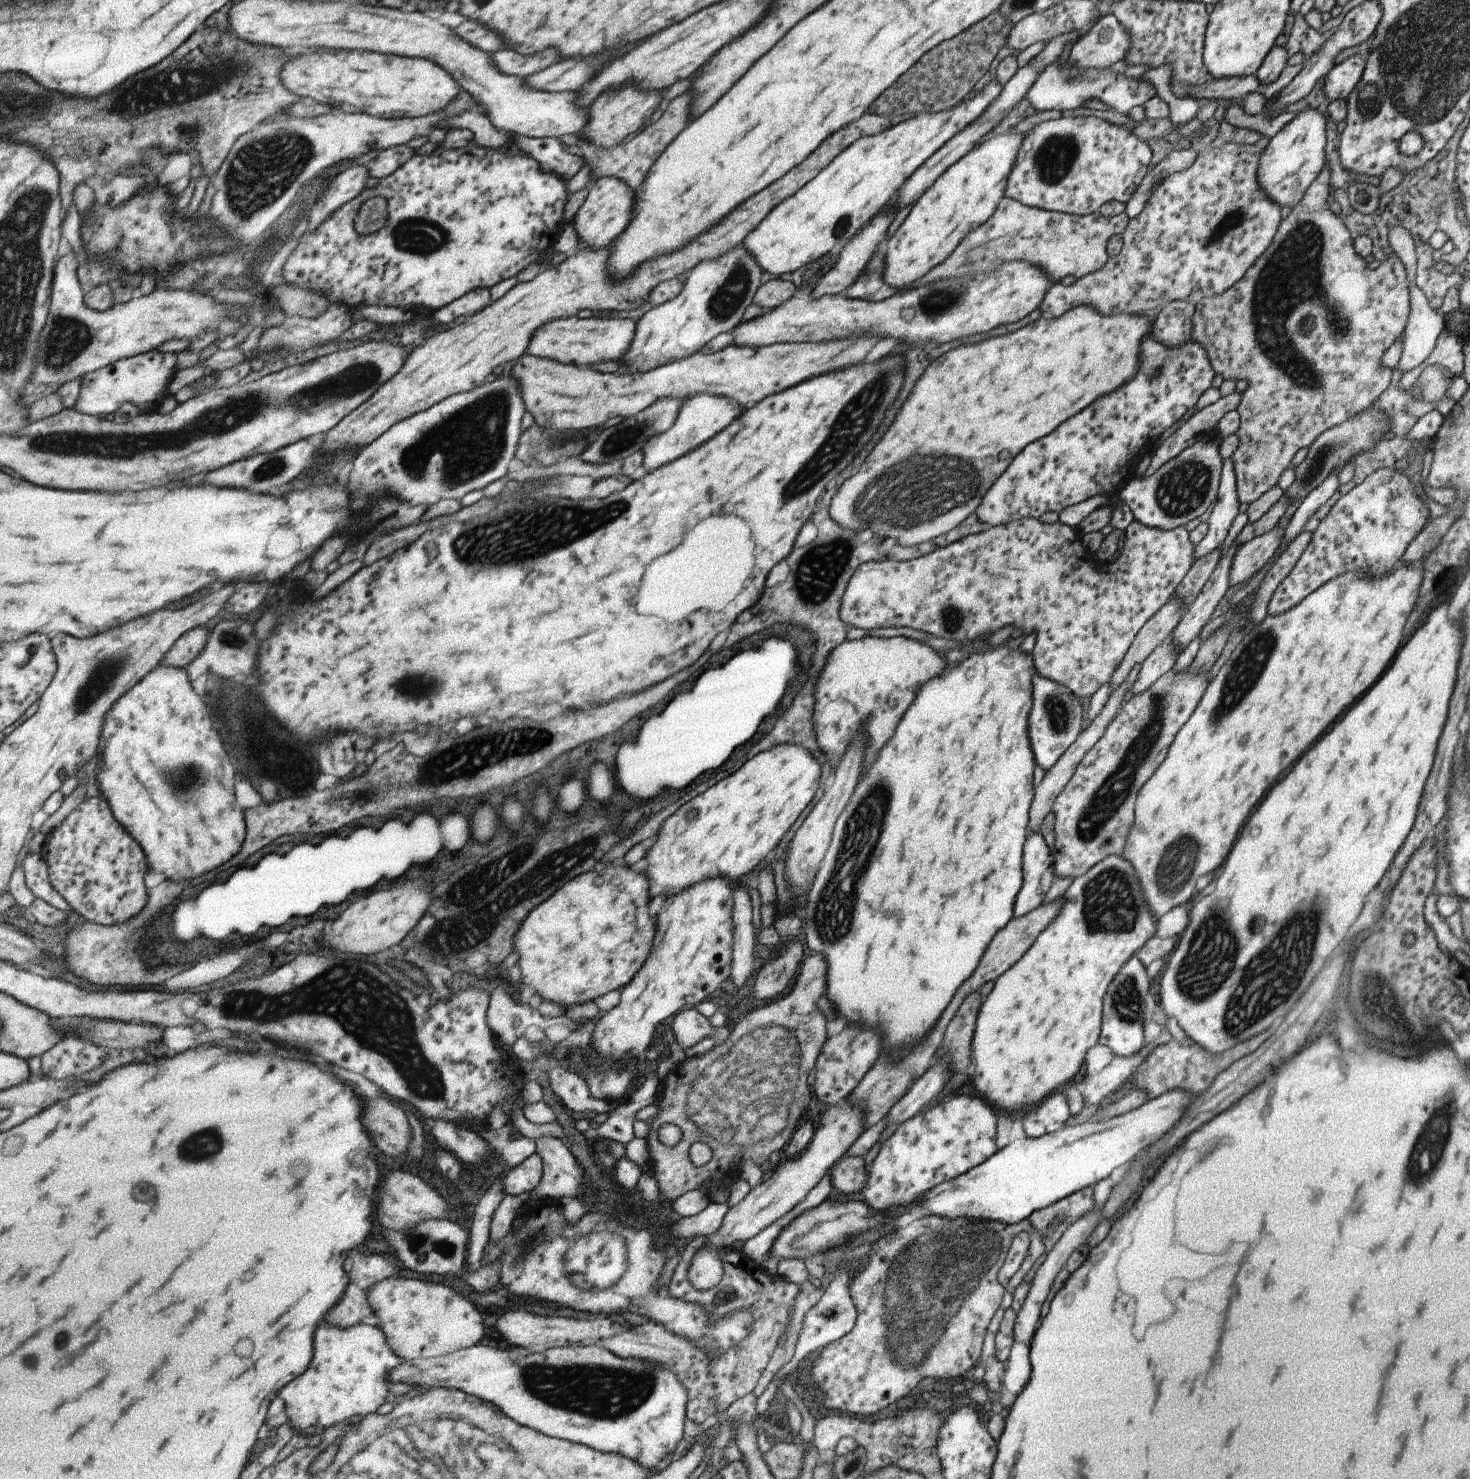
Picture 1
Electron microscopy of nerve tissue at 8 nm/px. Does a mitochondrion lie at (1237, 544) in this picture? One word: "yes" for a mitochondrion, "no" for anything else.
no

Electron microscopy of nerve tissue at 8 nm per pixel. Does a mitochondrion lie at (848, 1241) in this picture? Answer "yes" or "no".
no

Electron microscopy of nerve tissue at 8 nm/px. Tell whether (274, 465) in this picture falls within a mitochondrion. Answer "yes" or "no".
yes

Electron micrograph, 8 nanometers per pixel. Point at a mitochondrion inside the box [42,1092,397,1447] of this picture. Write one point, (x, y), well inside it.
(203, 1145)

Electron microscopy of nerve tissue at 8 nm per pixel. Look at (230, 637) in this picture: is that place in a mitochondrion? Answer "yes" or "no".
yes

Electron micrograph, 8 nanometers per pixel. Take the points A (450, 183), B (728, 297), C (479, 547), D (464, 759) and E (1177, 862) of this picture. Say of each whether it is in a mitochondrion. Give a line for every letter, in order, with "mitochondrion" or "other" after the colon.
A: other
B: mitochondrion
C: mitochondrion
D: mitochondrion
E: mitochondrion

